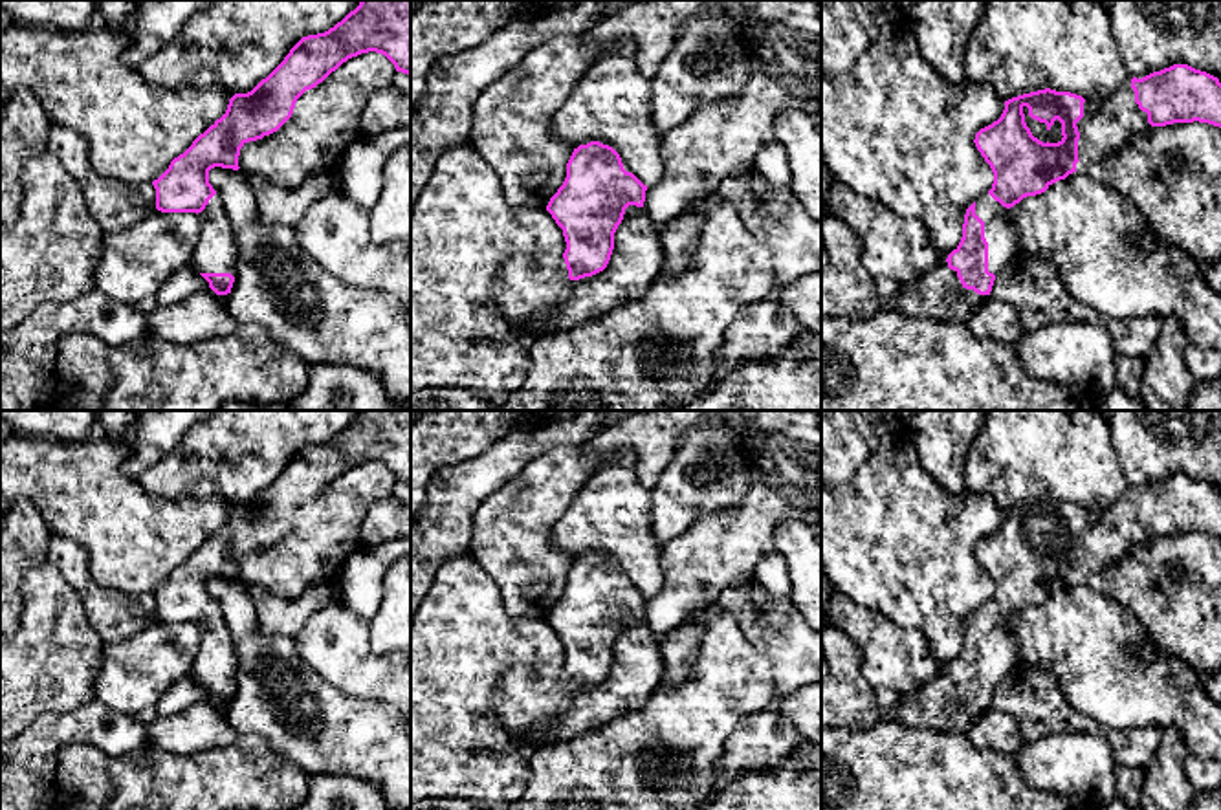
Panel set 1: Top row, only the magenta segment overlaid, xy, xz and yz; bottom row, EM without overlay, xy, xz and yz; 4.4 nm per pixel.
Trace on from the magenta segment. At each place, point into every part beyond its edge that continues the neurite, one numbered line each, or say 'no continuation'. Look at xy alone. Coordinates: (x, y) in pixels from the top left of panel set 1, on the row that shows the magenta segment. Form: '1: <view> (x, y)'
1: xy (217, 251)

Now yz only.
1: yz (1038, 129)
2: yz (1000, 233)

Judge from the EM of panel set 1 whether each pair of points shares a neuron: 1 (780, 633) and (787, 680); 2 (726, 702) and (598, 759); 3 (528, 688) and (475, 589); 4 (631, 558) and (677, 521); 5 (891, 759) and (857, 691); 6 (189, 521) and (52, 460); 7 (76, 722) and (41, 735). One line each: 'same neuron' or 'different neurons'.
1: same neuron
2: same neuron
3: different neurons
4: different neurons
5: different neurons
6: same neuron
7: same neuron

